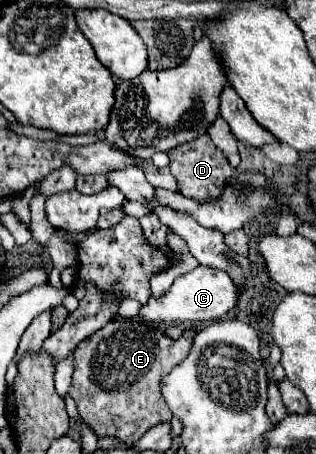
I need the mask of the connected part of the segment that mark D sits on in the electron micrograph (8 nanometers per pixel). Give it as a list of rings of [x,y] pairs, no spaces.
[[[203,134],[183,146],[177,146],[175,150],[169,152],[169,158],[171,158],[169,168],[175,180],[179,182],[181,194],[187,198],[195,198],[197,202],[209,202],[219,198],[219,194],[223,194],[223,186],[227,184],[227,180],[231,180],[233,168],[229,166],[227,156],[211,142],[209,134]]]

